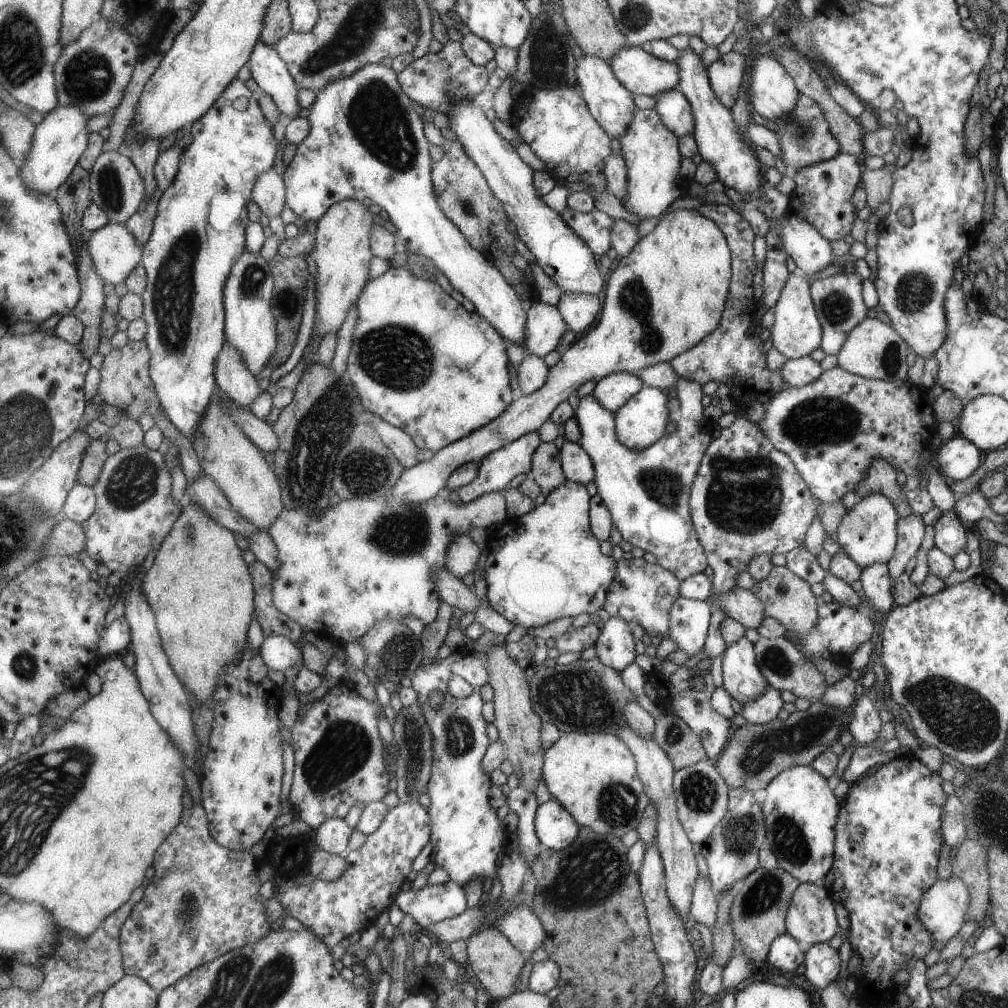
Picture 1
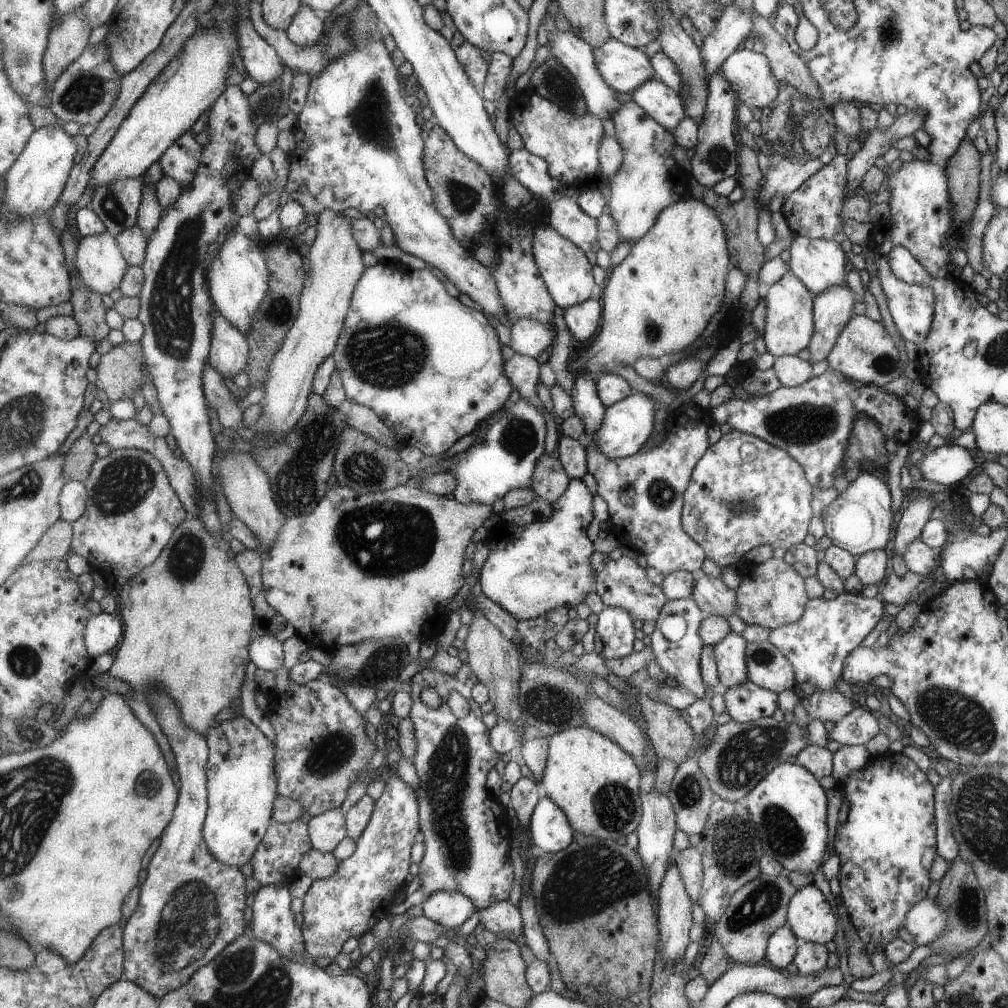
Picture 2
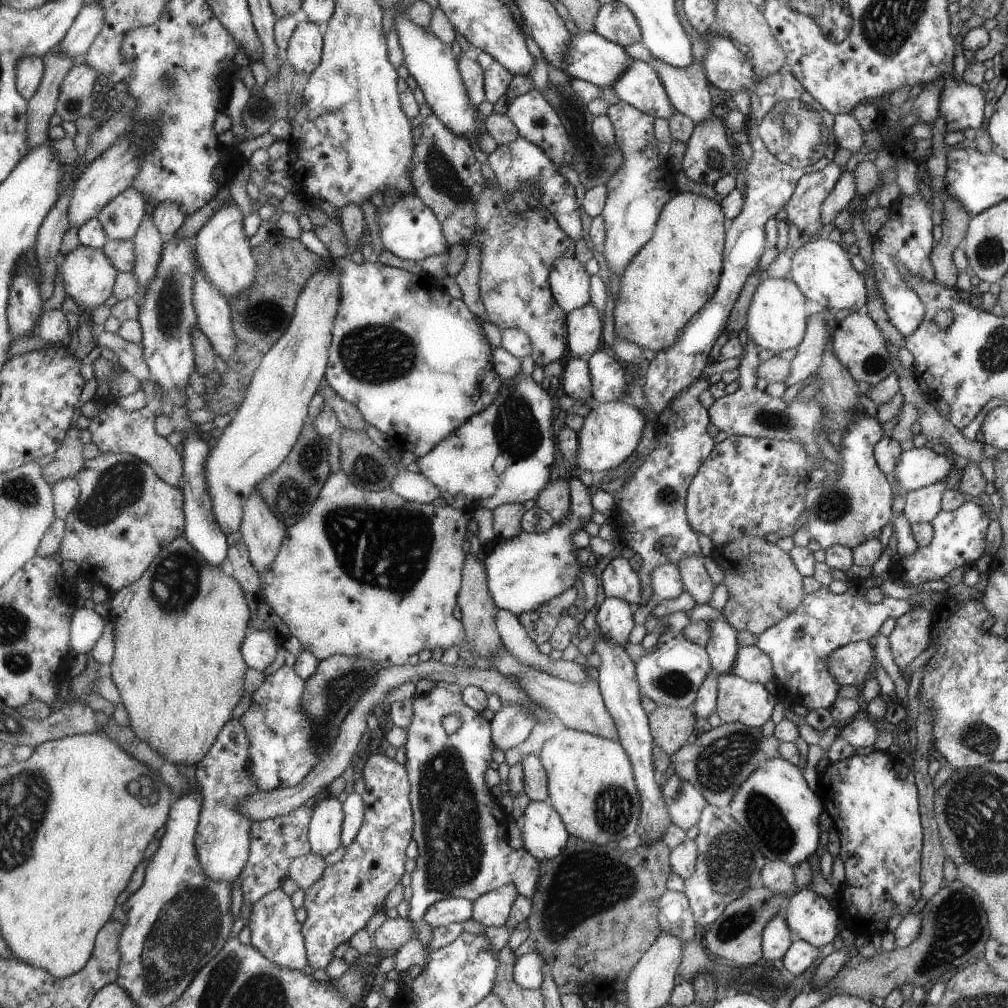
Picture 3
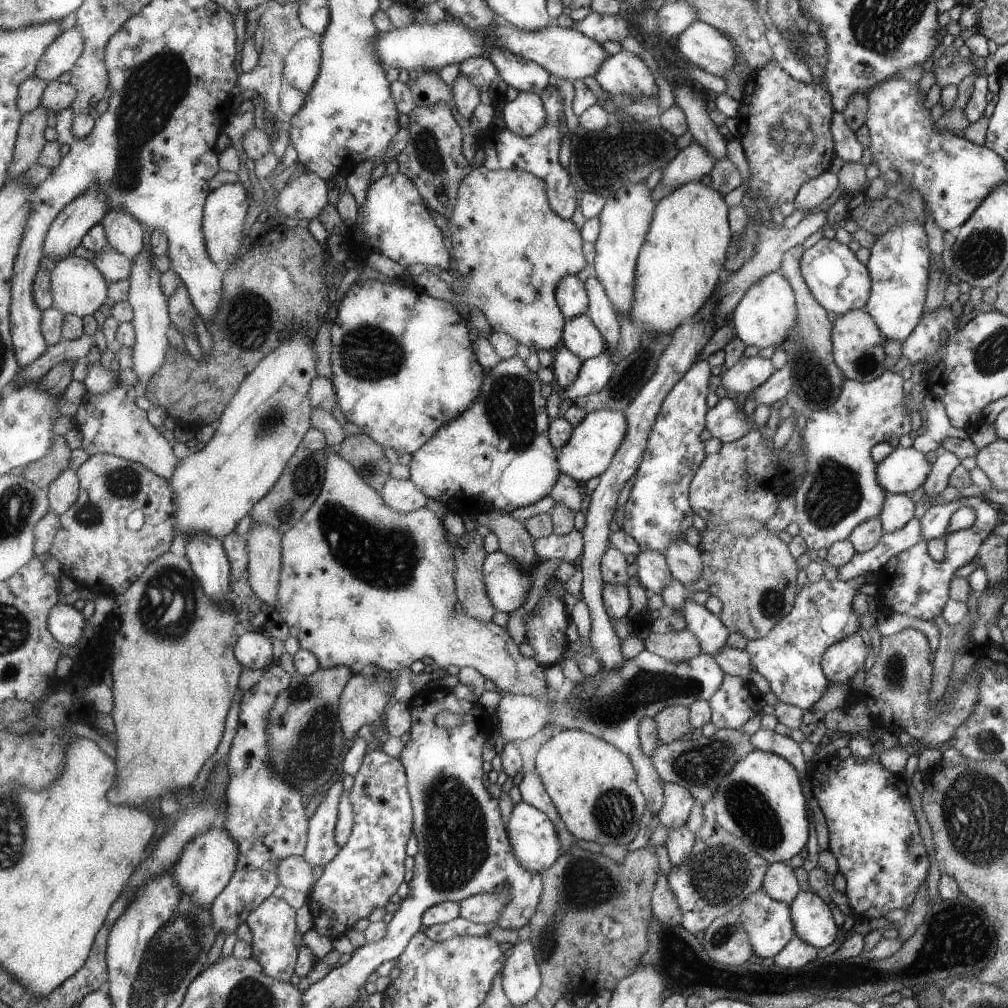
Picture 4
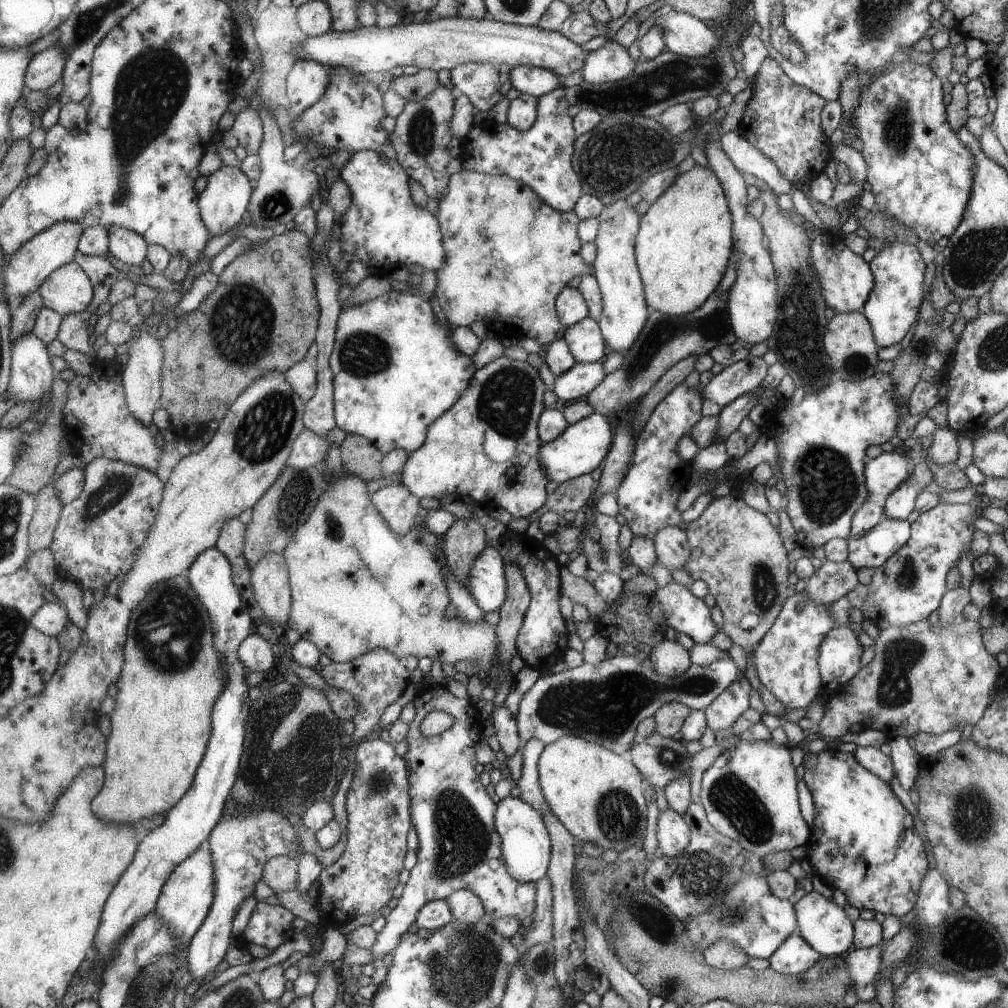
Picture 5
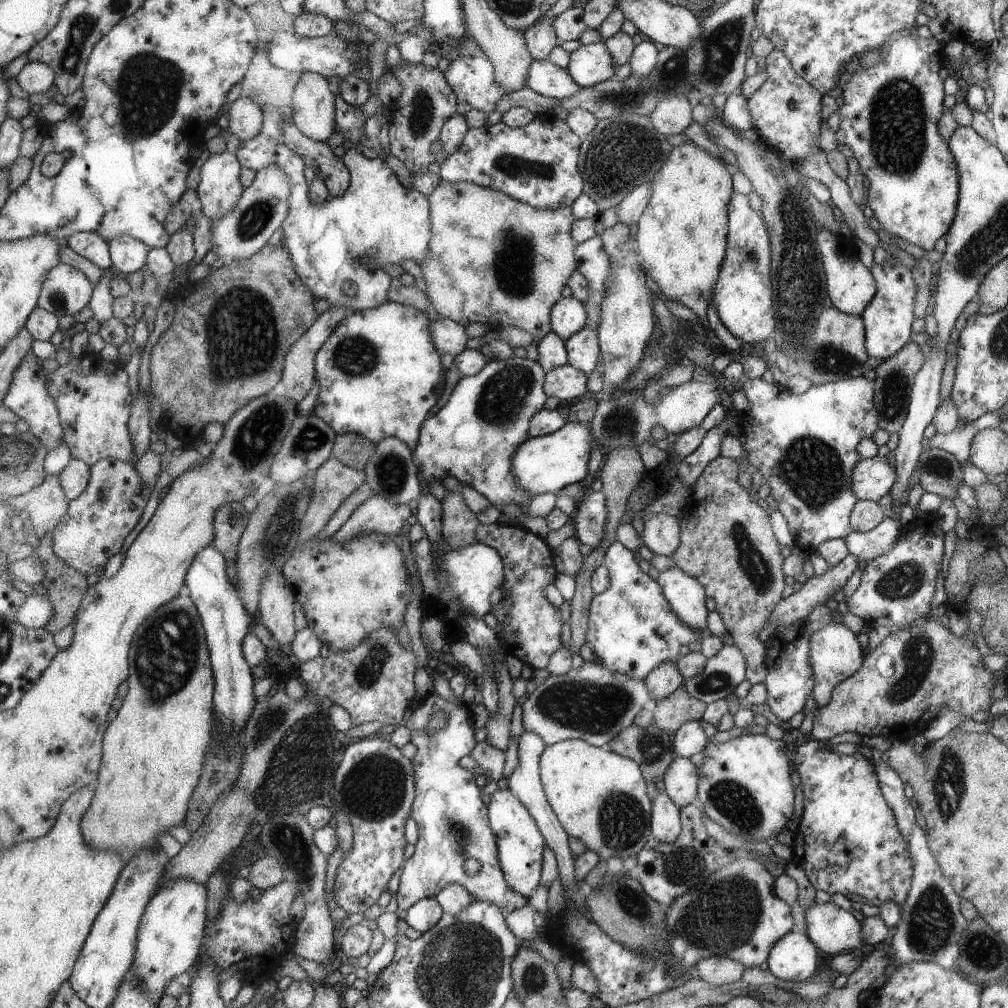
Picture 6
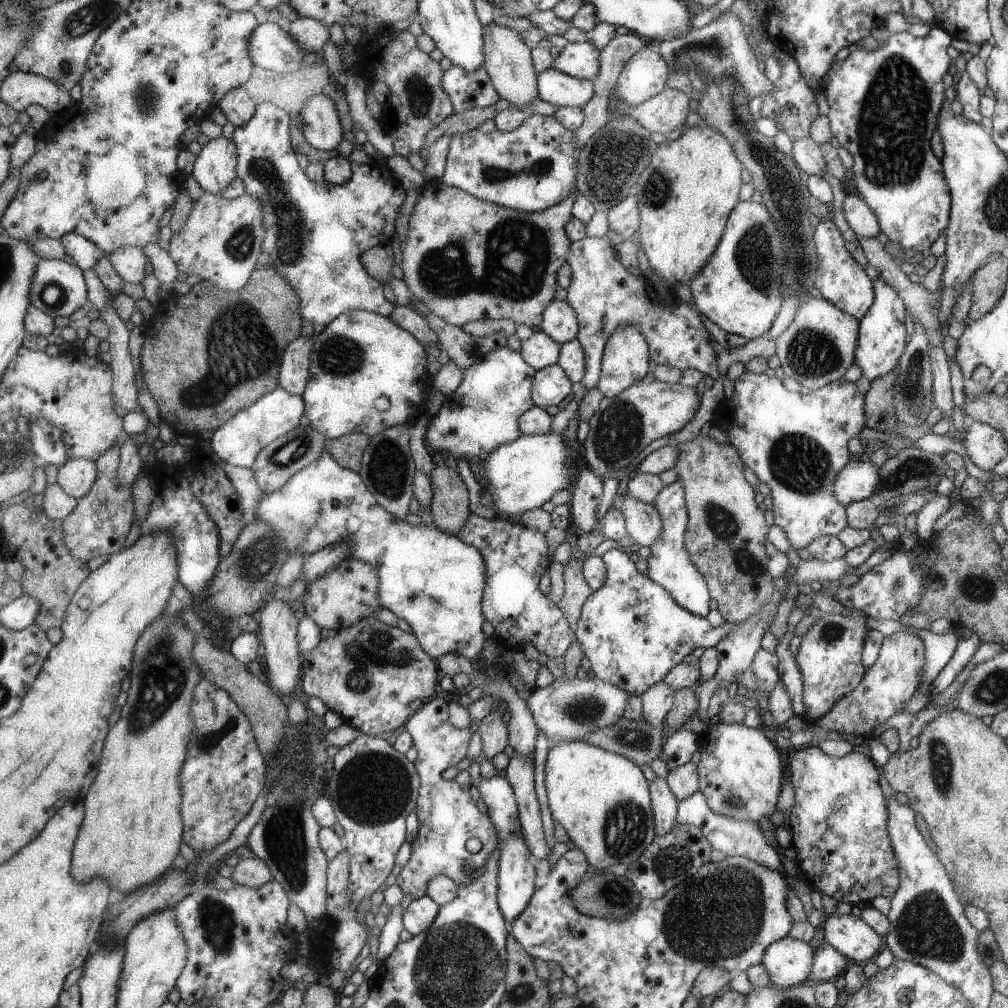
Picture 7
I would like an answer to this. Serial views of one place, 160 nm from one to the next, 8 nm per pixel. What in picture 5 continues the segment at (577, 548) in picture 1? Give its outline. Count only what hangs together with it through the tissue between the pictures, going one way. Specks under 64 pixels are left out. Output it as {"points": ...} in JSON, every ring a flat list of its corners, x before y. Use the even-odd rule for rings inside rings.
{"points":[[487,545,468,573,467,590,484,612,499,609,506,598,505,562,498,550]]}

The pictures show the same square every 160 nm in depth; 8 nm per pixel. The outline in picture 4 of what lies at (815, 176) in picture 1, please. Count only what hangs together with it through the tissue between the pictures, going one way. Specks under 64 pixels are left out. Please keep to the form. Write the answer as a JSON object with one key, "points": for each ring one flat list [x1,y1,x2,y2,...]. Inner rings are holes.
{"points":[[826,170,810,178,798,188,793,197,794,209,810,211,820,205,839,185,835,171]]}

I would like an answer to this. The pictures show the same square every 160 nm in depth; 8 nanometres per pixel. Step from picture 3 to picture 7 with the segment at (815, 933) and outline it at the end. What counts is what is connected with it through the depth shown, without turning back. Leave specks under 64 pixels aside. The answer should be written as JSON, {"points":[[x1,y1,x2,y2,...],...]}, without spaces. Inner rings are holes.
{"points":[[832,913,826,915,820,925,820,939,830,944,845,958,865,962,879,952,879,936,861,917]]}

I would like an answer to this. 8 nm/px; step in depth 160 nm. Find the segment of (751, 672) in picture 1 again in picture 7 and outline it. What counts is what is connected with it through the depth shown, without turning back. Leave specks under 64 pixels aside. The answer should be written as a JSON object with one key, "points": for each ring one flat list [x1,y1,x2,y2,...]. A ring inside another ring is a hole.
{"points":[[677,477,674,482,663,485,652,505,662,518,662,531,660,537,649,546,650,556,646,560,648,565,644,573,659,583,680,607,695,616,706,618,707,613,710,612,707,607,711,599,709,587,706,585,706,579,703,578,702,573,691,562,690,555,687,554,683,544,689,514,686,509,684,486,681,479]]}

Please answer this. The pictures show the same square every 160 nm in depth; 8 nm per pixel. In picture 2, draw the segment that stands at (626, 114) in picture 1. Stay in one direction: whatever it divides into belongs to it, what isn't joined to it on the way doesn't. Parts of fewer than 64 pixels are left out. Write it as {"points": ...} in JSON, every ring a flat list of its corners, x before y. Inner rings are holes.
{"points":[[548,12,543,14,543,25,547,32,547,42,545,44,549,46,549,54,574,78,576,86,582,92,588,113,597,119,610,119,621,108,621,102,617,102,616,92,611,90,611,87,607,86,607,83,603,82,603,78,599,76,599,72,595,68,592,48,570,31,558,31,553,17,550,17]]}

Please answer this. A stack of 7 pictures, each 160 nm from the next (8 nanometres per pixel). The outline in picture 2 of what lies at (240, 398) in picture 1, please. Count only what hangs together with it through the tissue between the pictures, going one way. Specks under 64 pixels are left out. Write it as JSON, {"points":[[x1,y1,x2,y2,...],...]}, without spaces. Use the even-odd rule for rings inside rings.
{"points":[[213,310,212,318,214,330,209,362,224,377,235,378,245,372,251,358,247,335,219,310]]}

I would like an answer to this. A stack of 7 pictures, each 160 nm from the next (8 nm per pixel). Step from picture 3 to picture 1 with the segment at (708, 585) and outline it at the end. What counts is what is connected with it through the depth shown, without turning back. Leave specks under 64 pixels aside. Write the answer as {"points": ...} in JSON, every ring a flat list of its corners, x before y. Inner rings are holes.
{"points":[[733,588,727,595,720,597,720,605,726,616,742,624,745,629,756,629,765,618,763,602,749,589]]}

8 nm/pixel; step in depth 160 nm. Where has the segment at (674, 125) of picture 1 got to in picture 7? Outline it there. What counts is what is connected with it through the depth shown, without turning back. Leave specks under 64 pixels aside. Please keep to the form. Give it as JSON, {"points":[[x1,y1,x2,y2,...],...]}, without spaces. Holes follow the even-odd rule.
{"points":[[589,41,567,43,552,61,554,69,578,79,593,80,600,66,600,51]]}

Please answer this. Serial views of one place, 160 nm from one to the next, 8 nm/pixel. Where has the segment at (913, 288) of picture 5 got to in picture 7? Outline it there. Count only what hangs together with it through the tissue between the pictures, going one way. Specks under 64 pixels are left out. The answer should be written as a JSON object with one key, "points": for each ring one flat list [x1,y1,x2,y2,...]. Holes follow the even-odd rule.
{"points":[[881,277,873,281,874,302,866,313,859,319,859,340,856,349,856,364,863,375,870,382,882,374,888,373,898,364,898,358,902,356,905,346,905,305,902,298,894,288]]}

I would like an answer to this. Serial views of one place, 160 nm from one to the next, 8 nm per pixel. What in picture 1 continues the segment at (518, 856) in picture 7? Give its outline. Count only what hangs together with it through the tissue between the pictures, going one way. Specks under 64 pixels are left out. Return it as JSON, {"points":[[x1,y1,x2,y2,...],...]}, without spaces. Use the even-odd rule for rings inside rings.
{"points":[[550,799,537,807,534,814,534,831,542,848,563,850,577,838,580,827,570,811]]}

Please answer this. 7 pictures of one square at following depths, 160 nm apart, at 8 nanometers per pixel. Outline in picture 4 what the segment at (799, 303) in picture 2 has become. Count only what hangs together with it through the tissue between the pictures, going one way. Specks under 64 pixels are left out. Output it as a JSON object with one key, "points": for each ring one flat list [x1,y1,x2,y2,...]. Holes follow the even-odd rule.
{"points":[[775,271,762,276,754,282,741,297,730,314,735,334,746,346,757,346,762,349,774,347,792,333,796,321,796,306,793,289,782,275]]}

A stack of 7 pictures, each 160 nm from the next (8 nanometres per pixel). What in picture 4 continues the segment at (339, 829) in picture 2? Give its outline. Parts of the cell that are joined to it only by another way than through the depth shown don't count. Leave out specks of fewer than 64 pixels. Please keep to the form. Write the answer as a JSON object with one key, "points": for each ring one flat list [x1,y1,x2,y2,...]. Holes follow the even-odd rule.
{"points":[[341,777,326,791,325,798,308,819,306,845,302,857,312,866,327,864,340,849,334,841,338,802,343,794]]}

